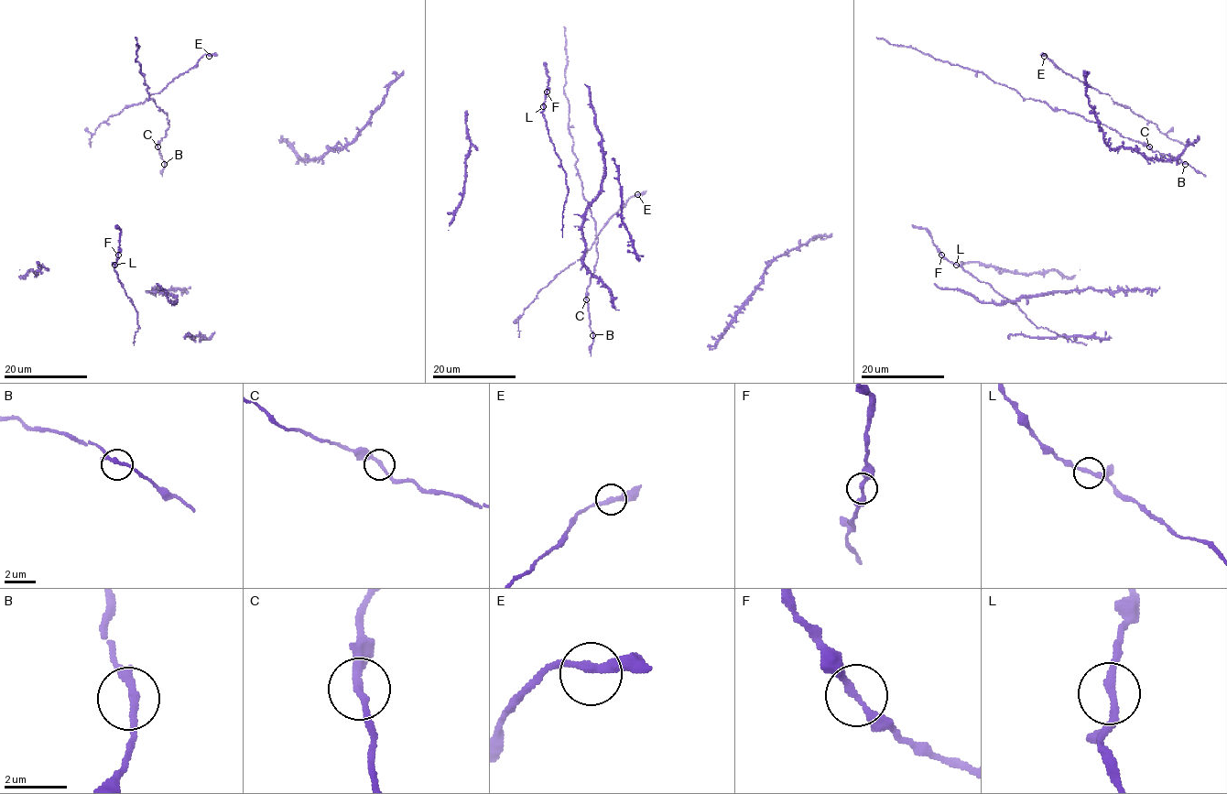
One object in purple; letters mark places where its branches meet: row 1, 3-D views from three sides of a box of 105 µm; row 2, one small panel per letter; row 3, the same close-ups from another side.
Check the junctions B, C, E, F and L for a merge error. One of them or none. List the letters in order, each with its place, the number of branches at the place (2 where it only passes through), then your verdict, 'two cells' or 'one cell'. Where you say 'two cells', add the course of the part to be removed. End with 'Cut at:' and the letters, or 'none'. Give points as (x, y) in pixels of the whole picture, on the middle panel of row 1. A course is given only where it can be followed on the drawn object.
B: at (592, 335); 2 branches meet; one cell
C: at (586, 299); 2 branches meet; one cell
E: at (637, 194); 2 branches meet; one cell
F: at (547, 92); 2 branches meet; two cells; foreign part runs (547, 92), (548, 77), (545, 62)
L: at (543, 106); 2 branches meet; one cell
Cut at: F

